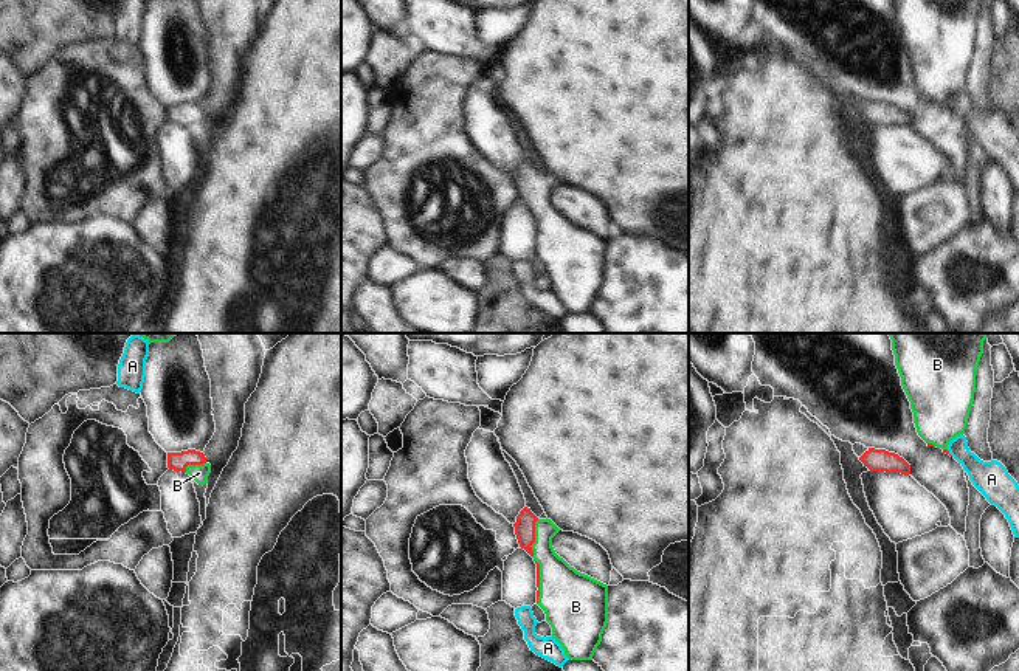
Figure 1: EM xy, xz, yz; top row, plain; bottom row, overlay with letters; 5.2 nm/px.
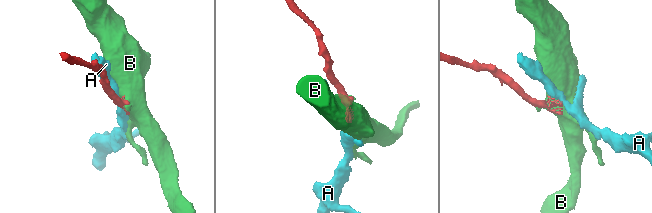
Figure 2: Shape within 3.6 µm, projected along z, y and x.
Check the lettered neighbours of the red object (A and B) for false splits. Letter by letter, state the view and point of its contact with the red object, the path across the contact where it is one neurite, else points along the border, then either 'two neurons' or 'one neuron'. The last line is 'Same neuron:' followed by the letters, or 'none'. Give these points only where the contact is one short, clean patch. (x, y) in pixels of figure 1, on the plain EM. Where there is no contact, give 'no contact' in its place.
A: meets red in yz at (948, 106); border along yz (946, 103), (953, 109); two neurons
B: meets red in xz at (534, 191); one neuron
Same neuron: B

